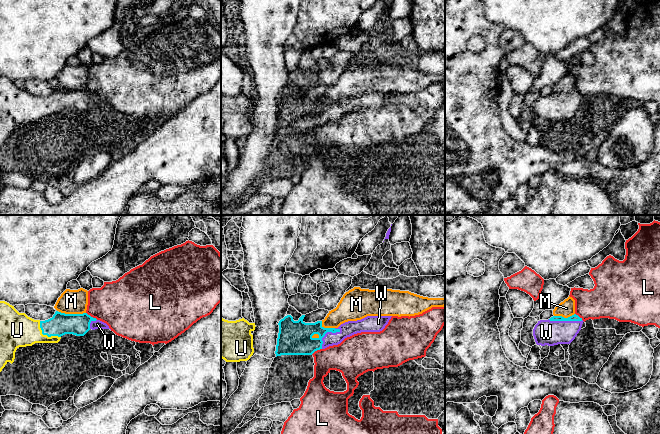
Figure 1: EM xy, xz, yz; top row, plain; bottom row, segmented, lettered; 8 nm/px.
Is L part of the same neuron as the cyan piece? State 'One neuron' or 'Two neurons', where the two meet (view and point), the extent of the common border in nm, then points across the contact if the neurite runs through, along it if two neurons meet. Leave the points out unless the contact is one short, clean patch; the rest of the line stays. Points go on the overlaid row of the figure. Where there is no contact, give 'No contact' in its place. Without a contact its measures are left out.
Two neurons. Touches cyan at xy (92, 317). Shared border 110 nm. Boundary: xy (86, 312), (97, 319)

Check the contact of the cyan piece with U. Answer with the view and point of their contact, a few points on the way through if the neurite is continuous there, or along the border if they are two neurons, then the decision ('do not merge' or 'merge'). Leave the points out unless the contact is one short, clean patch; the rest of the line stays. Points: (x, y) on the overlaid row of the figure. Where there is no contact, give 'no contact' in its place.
contact xy (45, 334); way xy (60, 324), (45, 334), (38, 331), (17, 330); merge

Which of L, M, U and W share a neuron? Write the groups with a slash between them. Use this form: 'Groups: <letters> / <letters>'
Groups: L / M / U W

